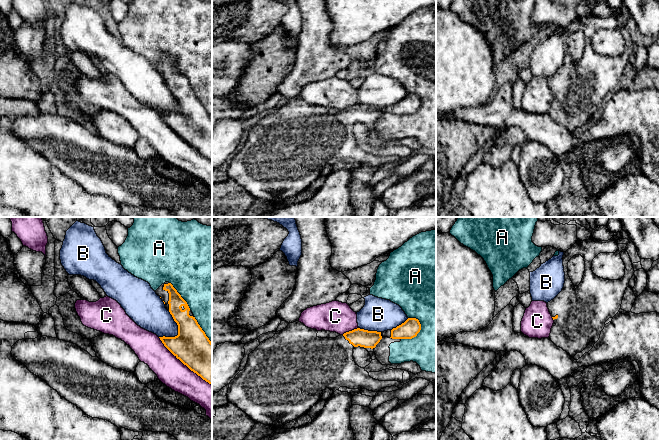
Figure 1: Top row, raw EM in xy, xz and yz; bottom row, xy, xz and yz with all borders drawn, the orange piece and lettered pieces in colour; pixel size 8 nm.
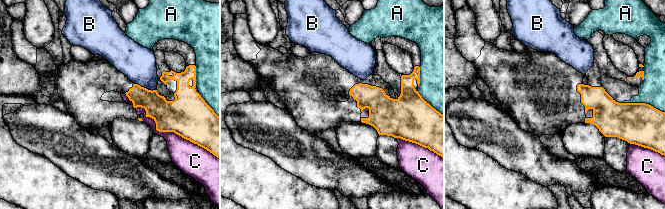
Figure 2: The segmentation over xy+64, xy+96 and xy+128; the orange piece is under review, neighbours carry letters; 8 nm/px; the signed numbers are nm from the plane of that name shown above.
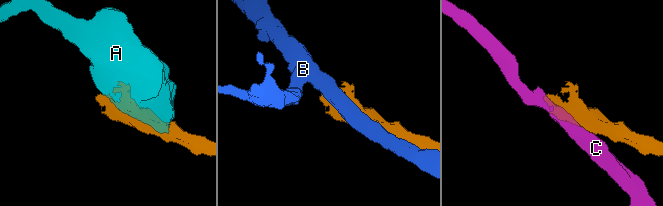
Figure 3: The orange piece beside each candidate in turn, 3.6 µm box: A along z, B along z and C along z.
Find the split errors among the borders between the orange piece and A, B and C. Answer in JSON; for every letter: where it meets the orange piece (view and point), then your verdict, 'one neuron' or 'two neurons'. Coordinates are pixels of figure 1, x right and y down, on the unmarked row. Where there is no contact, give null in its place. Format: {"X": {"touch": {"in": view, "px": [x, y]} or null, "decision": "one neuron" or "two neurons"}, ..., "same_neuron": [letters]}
{"A": {"touch": {"in": "xz", "px": [417, 109]}, "decision": "two neurons"}, "B": {"touch": {"in": "xy", "px": [178, 108]}, "decision": "two neurons"}, "C": {"touch": {"in": "xy", "px": [184, 140]}, "decision": "two neurons"}, "same_neuron": []}

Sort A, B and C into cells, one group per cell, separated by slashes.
A / B / C

